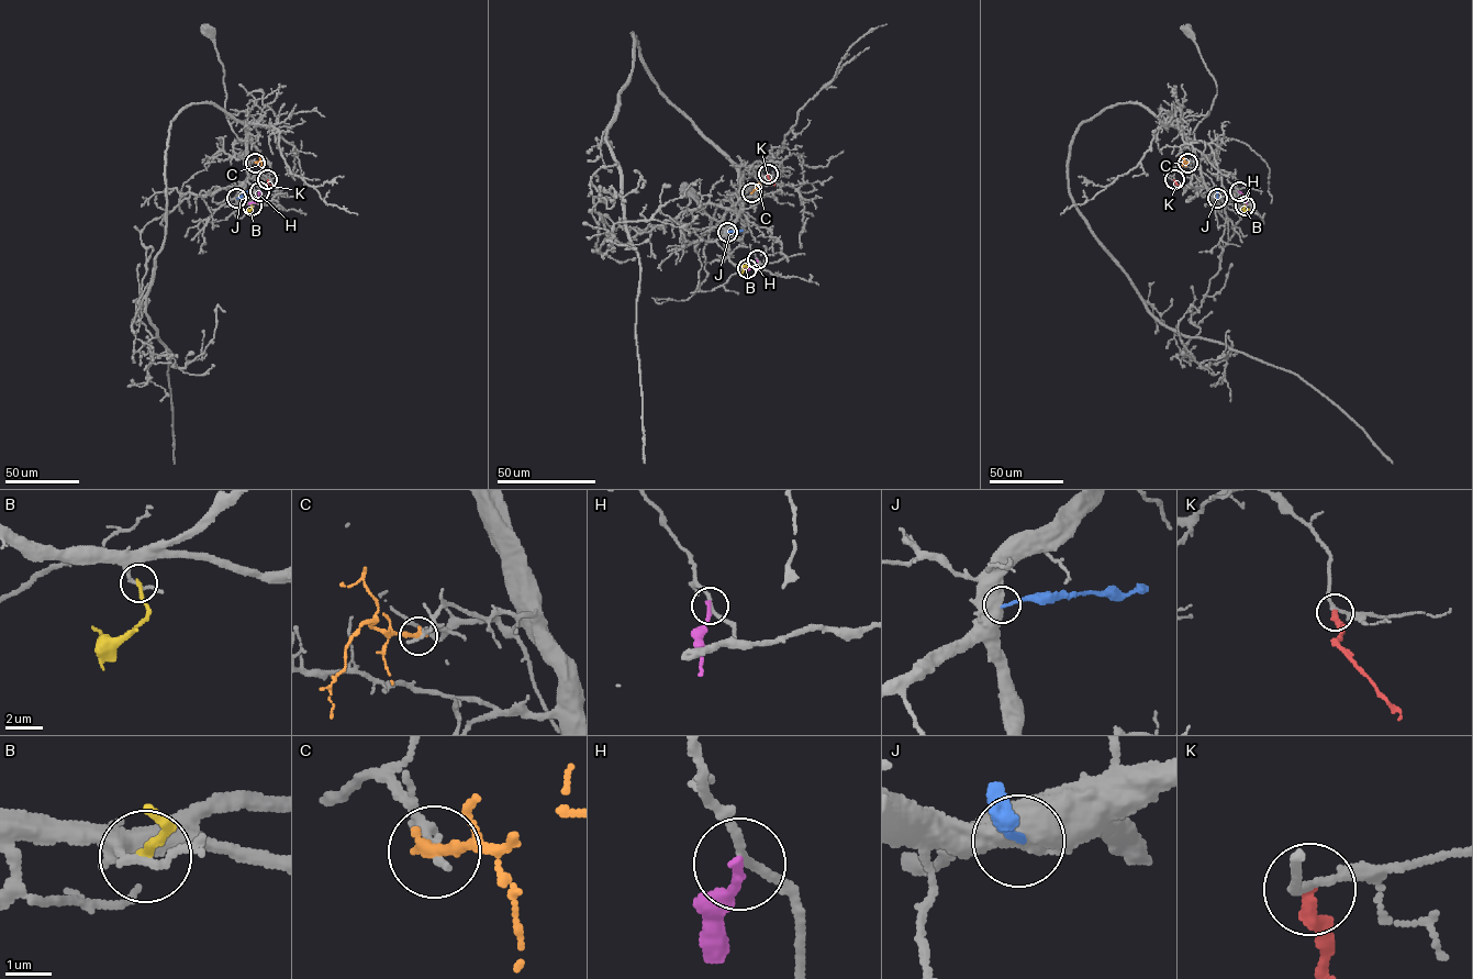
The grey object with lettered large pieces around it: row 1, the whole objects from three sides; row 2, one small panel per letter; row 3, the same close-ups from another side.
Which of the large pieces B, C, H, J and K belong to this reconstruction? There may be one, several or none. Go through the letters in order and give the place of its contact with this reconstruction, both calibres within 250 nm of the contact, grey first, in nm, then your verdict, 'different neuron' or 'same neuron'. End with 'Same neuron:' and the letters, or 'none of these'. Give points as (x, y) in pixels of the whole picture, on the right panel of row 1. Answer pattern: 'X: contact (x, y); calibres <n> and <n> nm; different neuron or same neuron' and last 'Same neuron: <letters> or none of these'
B: contact (1245, 206); calibres 160 and 180 nm; different neuron
C: contact (1187, 163); calibres 200 and 320 nm; different neuron
H: contact (1239, 191); calibres 170 and 200 nm; different neuron
J: contact (1217, 198); calibres 800 and 150 nm; different neuron
K: contact (1174, 179); calibres 170 and 320 nm; different neuron
Same neuron: none of these

